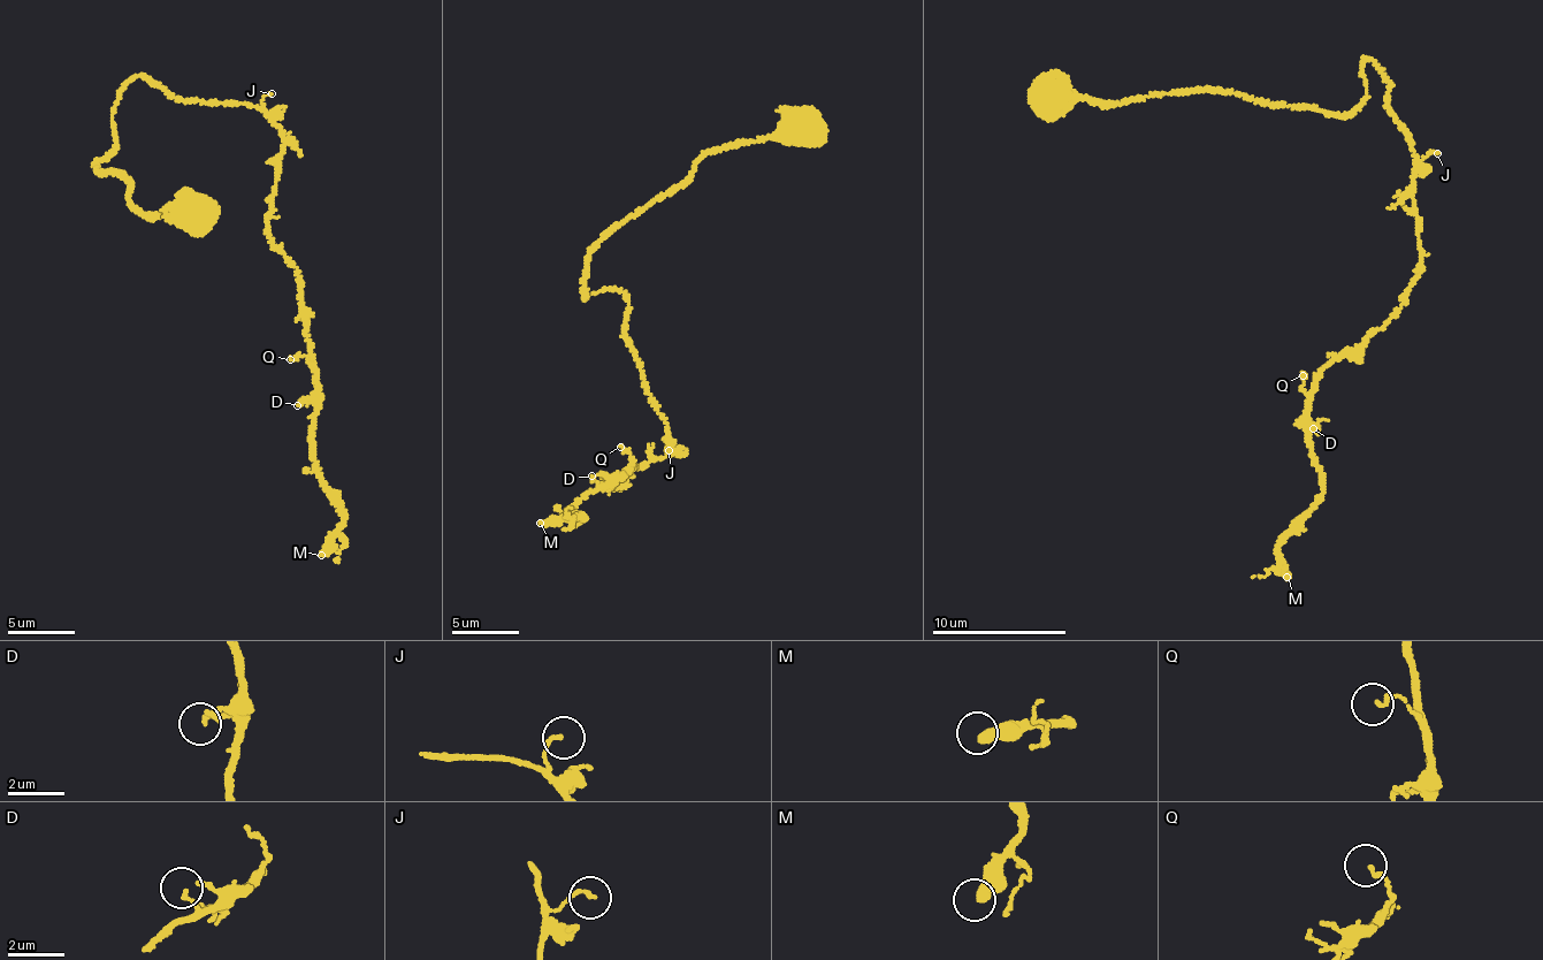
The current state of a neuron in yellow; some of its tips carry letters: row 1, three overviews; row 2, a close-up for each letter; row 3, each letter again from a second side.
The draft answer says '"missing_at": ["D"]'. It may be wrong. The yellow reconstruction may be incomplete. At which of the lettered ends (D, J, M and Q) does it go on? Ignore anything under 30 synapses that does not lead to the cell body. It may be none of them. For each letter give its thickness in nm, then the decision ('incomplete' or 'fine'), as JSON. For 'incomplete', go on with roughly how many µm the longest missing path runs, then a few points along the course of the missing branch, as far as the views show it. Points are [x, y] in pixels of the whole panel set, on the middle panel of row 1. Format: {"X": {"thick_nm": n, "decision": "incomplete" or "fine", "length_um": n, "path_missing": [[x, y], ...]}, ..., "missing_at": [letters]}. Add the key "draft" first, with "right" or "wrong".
{"draft": "wrong", "D": {"thick_nm": 80, "decision": "fine"}, "J": {"thick_nm": 130, "decision": "fine"}, "M": {"thick_nm": 320, "decision": "incomplete", "length_um": 90}, "Q": {"thick_nm": 160, "decision": "fine"}, "missing_at": ["M"]}

